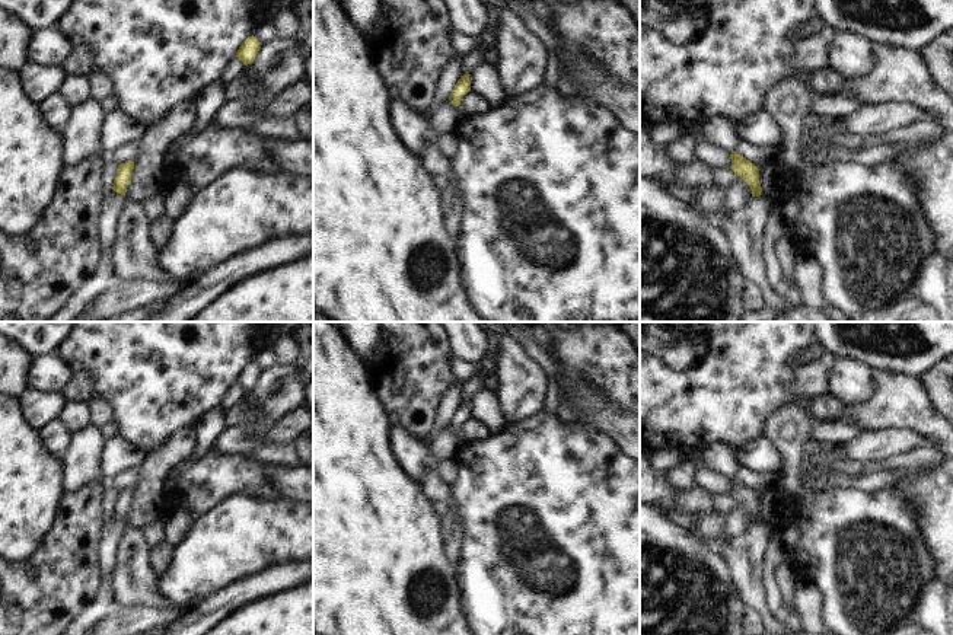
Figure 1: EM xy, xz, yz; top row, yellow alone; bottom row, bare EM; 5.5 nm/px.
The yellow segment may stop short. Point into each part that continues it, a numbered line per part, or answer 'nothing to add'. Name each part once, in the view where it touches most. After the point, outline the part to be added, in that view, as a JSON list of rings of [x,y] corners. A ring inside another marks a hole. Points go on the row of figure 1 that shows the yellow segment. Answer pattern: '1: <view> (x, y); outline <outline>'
nothing to add

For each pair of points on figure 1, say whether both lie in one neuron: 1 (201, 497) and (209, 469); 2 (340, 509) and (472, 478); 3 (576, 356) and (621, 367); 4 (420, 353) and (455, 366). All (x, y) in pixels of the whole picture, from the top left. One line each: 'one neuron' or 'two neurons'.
1: one neuron
2: two neurons
3: one neuron
4: two neurons

